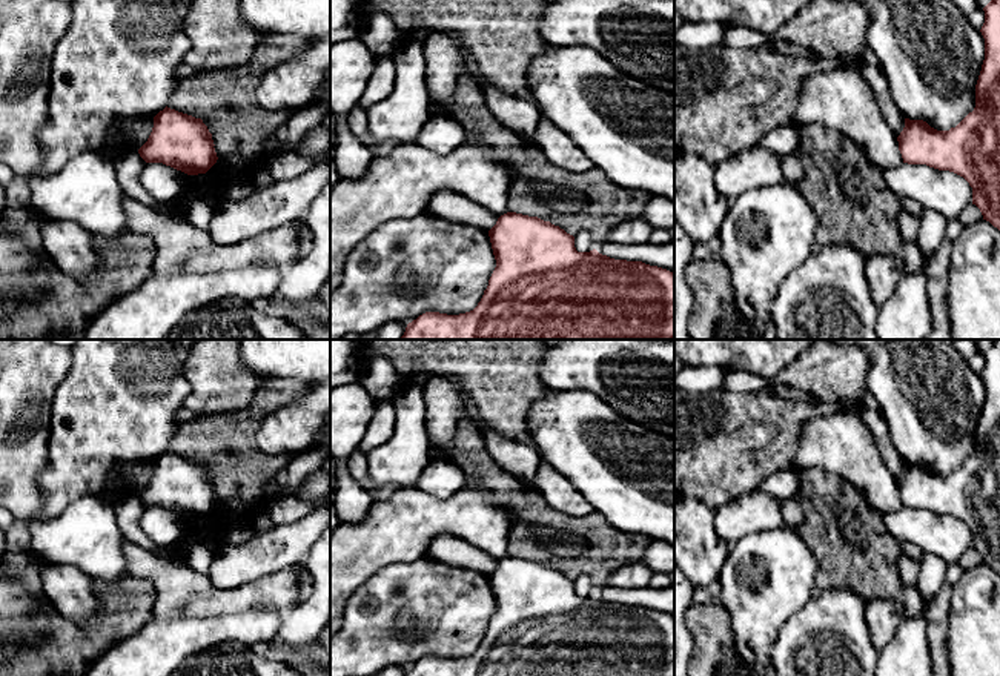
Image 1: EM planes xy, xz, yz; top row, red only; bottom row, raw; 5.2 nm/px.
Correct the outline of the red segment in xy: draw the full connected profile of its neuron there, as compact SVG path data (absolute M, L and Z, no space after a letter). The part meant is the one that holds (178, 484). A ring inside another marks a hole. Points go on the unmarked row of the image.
M166 450L154 461L152 476L138 498L146 507L163 507L198 519L217 507L214 490L212 478L201 462Z

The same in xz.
M516 556L501 559L496 568L488 575L496 611L488 624L488 630L478 650L465 658L447 659L439 656L425 656L407 668L406 676L674 676L674 618L650 610L642 605L614 604L599 598L596 593L590 596L578 596L575 581L559 570L544 565L538 561L528 561Z

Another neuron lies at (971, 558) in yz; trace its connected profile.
M969 547L959 559L957 564L963 568L963 570L969 570L974 568L980 564L983 564L983 559L980 556L980 553Z

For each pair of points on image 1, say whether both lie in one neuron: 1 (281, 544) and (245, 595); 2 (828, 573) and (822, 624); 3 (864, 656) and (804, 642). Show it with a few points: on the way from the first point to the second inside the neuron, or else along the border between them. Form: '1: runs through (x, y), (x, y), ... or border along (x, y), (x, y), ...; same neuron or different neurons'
1: border along (289, 566), (238, 587), (220, 589); different neurons
2: border along (816, 590), (851, 589), (862, 599); different neurons
3: runs through (848, 656), (841, 656), (827, 642), (819, 642); same neuron

